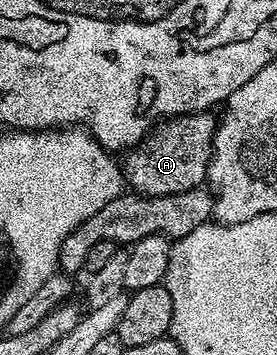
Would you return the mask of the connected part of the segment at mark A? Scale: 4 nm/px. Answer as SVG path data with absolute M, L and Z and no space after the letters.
M201 111L170 117L154 135L145 137L122 161L127 188L142 197L178 195L182 191L201 188L206 181L208 160L212 158L212 140L216 134L217 118L208 116L212 115Z

